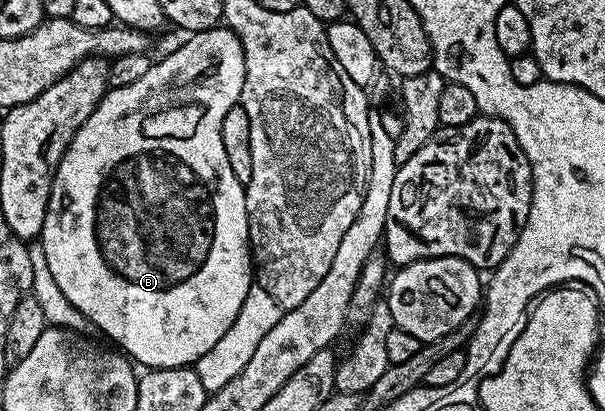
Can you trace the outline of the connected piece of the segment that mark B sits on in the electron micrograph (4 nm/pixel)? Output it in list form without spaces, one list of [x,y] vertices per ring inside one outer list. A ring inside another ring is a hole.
[[[217,26],[205,32],[193,32],[181,48],[173,50],[169,56],[157,59],[138,82],[130,86],[109,88],[98,102],[94,114],[82,122],[74,134],[66,154],[61,158],[56,173],[52,175],[52,189],[46,206],[44,225],[38,237],[38,245],[44,251],[44,264],[56,283],[56,288],[89,320],[97,324],[113,345],[119,346],[137,365],[145,364],[145,369],[187,368],[195,365],[202,354],[214,350],[218,338],[234,326],[246,294],[254,286],[252,250],[248,246],[248,215],[246,214],[245,185],[234,178],[226,150],[222,147],[222,118],[226,110],[239,104],[242,86],[246,78],[246,58],[242,42],[227,26]]]

